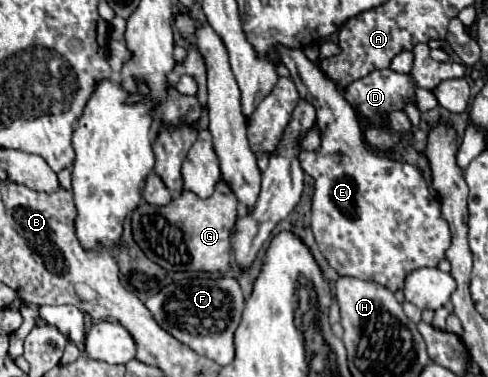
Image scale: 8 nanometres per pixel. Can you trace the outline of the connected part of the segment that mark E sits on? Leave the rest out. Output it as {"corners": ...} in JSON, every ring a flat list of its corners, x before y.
{"corners":[[278,47,276,53,280,61,288,67,300,97,310,101,318,113,318,129,320,129,322,143,316,151,302,151,300,165,304,173,308,173,314,179,312,231,330,267,336,269,338,275,348,275,362,281,374,281,390,289,392,293,402,289,406,277,414,269,438,267,438,263,446,259,446,251,450,247,452,237,450,237,448,223,440,213,440,201,432,195,422,171,402,161,376,157,364,147,356,111,342,97,342,91,330,79,326,79,324,73,312,61,306,59,302,49]]}

